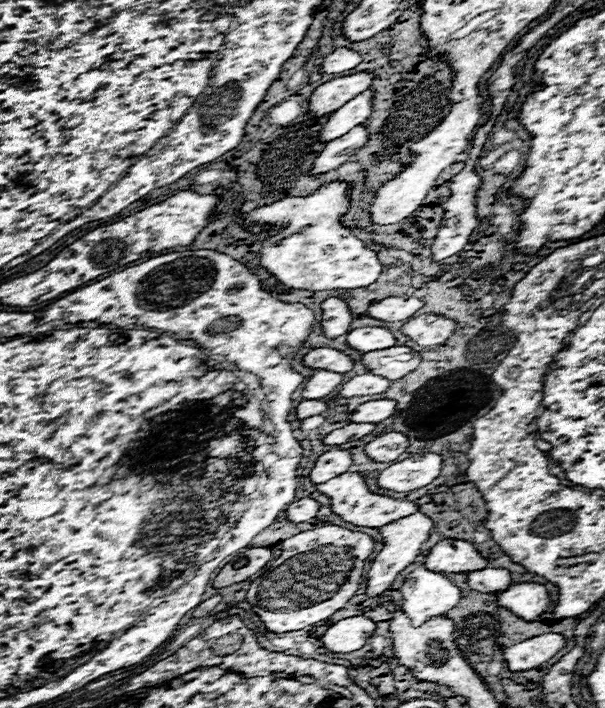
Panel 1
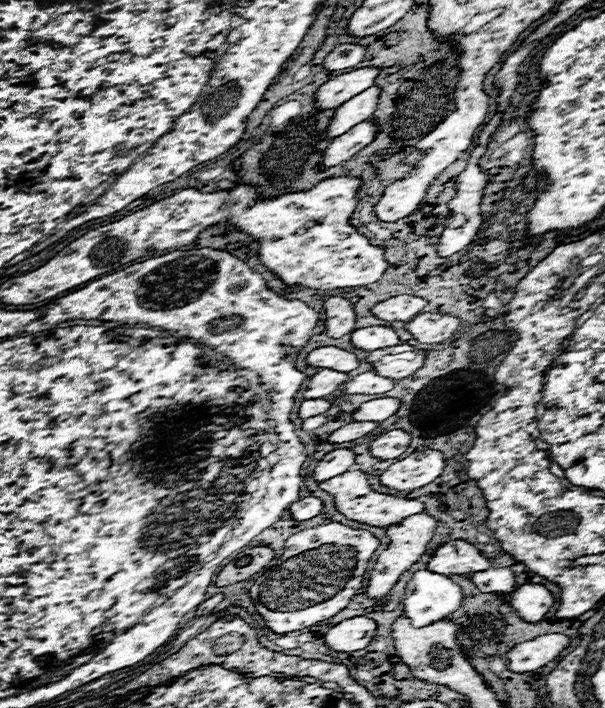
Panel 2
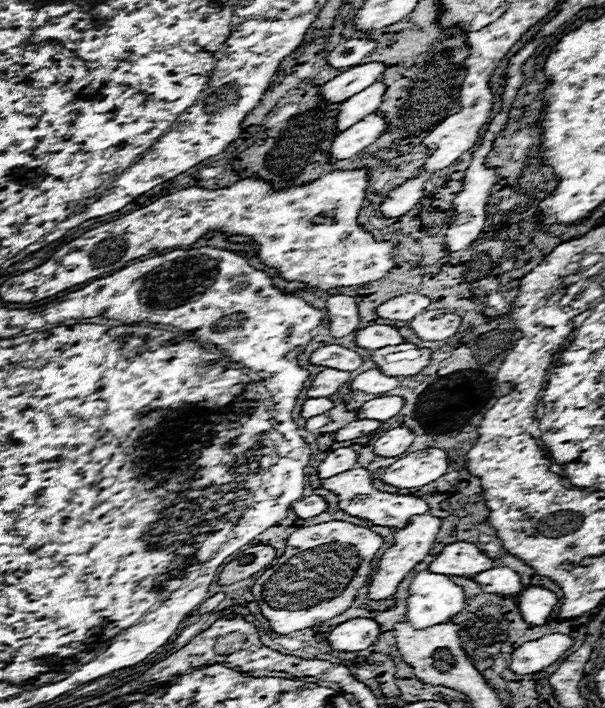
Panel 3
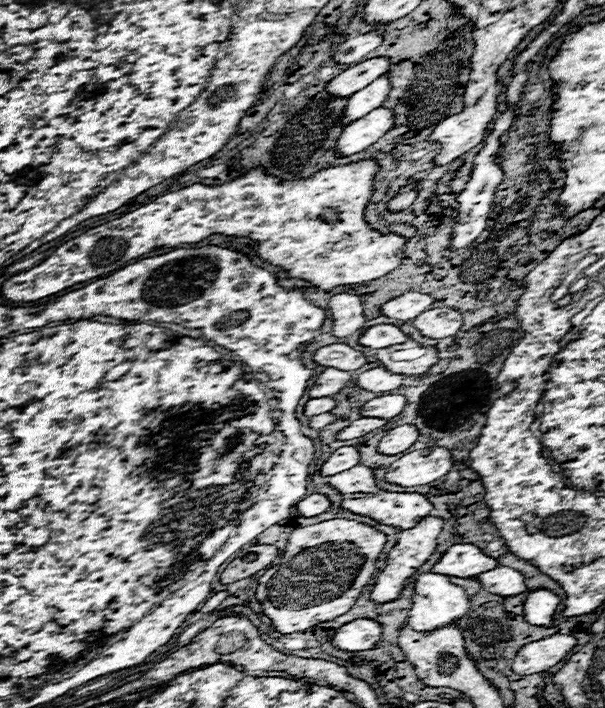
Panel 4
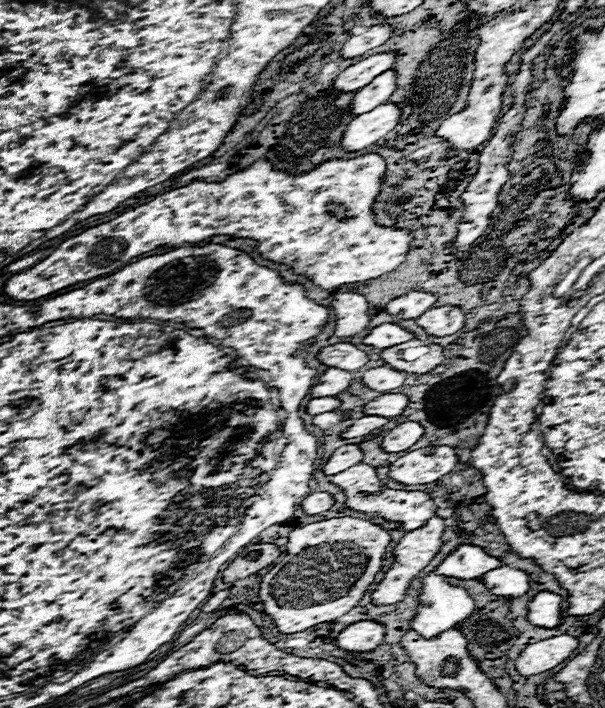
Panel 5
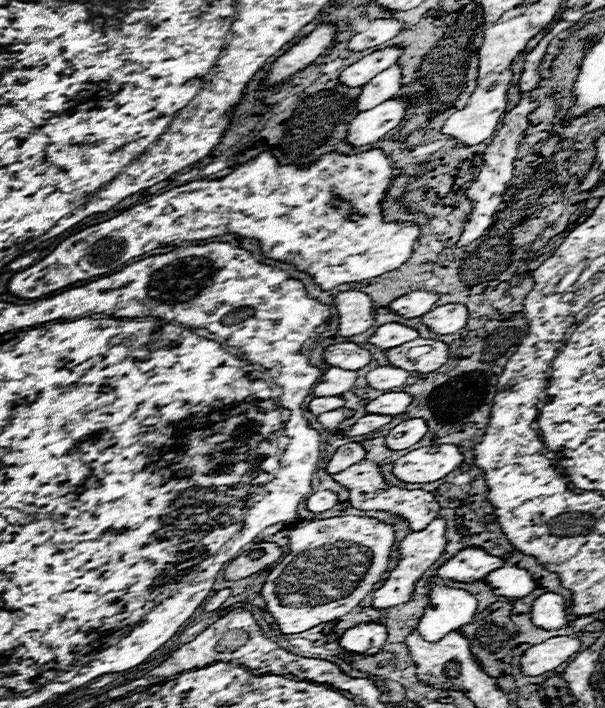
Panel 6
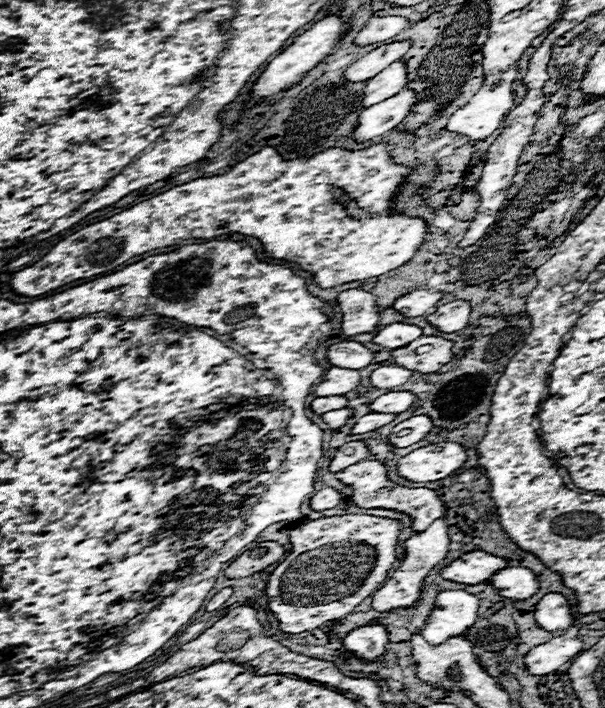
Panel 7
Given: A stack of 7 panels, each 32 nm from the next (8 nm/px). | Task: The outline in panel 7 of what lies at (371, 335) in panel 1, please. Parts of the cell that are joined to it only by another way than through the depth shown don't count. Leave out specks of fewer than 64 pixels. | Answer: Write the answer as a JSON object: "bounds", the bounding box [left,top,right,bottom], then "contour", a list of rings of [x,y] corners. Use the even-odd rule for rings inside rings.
{"bounds":[374,322,422,350],"contour":[[[394,322],[394,324],[388,324],[388,326],[380,328],[378,334],[374,336],[374,342],[388,348],[388,350],[396,350],[396,348],[402,348],[404,344],[410,344],[412,340],[416,340],[420,336],[422,336],[420,326]]]}

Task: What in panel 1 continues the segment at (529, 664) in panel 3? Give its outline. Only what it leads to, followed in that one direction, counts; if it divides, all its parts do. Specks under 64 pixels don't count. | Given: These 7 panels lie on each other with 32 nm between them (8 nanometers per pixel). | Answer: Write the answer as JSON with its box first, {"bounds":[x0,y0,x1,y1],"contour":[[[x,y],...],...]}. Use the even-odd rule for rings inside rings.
{"bounds":[504,632,566,672],"contour":[[[550,632],[510,646],[504,652],[504,660],[508,662],[508,670],[524,672],[524,670],[540,668],[544,662],[556,656],[556,652],[560,652],[564,646],[566,646],[566,638],[562,634]]]}

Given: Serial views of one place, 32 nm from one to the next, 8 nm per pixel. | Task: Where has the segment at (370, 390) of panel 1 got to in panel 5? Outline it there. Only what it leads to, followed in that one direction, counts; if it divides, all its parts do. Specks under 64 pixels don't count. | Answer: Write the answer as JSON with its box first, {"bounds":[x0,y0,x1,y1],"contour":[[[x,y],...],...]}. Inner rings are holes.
{"bounds":[362,366,408,392],"contour":[[[380,366],[380,368],[372,368],[368,370],[362,380],[368,388],[372,390],[378,390],[378,392],[390,392],[394,388],[400,388],[404,384],[404,380],[408,378],[406,372],[400,372],[400,370],[392,370],[388,366]]]}

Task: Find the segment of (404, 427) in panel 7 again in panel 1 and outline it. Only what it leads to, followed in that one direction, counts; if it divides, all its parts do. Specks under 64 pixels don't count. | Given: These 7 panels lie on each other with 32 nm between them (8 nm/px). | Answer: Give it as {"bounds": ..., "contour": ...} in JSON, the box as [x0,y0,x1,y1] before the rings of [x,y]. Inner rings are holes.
{"bounds":[366,432,408,462],"contour":[[[388,432],[366,444],[366,454],[376,462],[392,462],[408,448],[408,436],[402,432]]]}

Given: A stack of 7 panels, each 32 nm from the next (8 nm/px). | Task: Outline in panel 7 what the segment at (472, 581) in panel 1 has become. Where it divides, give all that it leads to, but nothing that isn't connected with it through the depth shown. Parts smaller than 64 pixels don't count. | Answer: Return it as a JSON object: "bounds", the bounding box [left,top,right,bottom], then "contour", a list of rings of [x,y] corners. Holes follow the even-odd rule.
{"bounds":[490,566,540,602],"contour":[[[514,566],[500,570],[490,580],[490,584],[498,590],[500,596],[510,598],[512,602],[528,600],[540,590],[540,582],[530,568],[514,568]]]}

